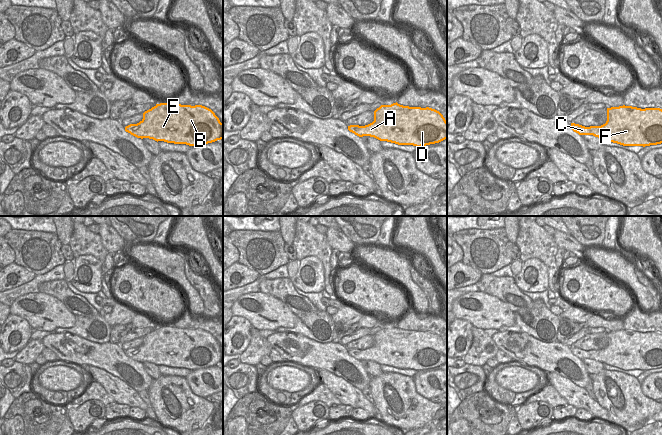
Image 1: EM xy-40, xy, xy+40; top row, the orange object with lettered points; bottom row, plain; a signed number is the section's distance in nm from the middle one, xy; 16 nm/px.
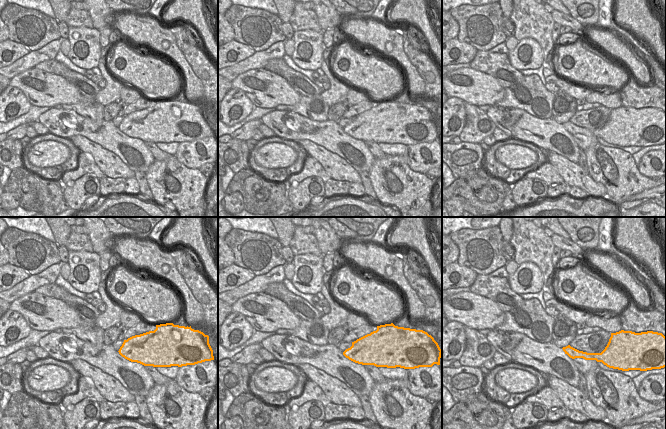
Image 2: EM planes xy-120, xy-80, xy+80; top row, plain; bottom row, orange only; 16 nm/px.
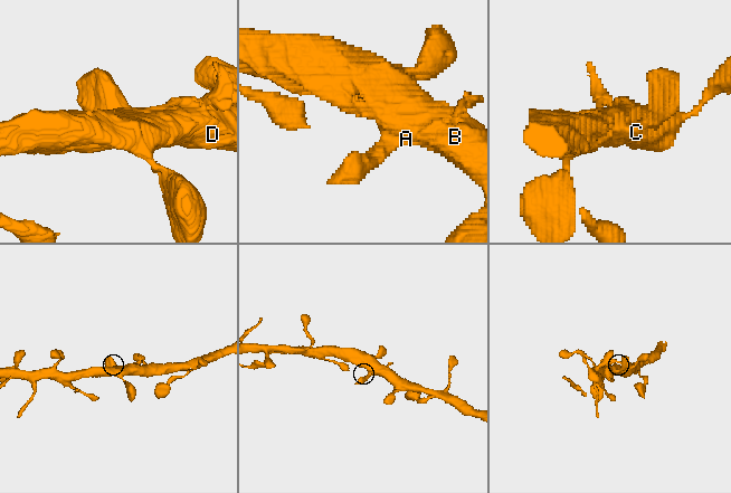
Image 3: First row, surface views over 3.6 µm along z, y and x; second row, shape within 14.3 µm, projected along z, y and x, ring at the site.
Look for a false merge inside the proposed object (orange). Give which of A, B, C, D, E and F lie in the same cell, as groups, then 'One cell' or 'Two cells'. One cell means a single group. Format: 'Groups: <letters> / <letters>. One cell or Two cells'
Groups: A B C D E F. One cell

